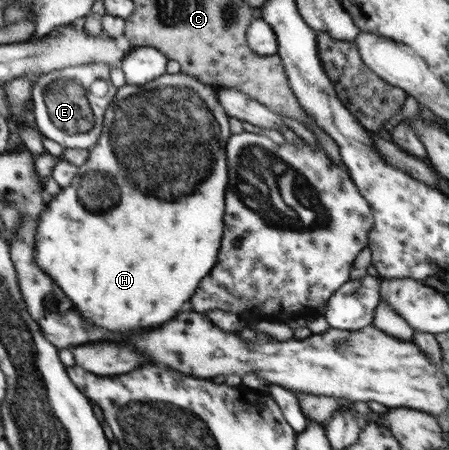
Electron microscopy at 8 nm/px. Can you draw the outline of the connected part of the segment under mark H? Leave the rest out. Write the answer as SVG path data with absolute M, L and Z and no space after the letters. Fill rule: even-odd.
M166 72L158 79L149 81L144 85L129 86L125 84L117 89L112 103L105 111L102 133L97 138L96 145L89 149L88 159L79 166L79 172L74 177L74 181L70 185L61 188L60 192L47 203L46 209L41 213L35 233L36 263L66 293L69 300L76 305L76 309L82 314L84 321L88 319L90 323L96 323L100 327L108 329L108 333L114 331L118 335L128 333L128 331L142 331L142 329L158 327L162 323L166 323L168 319L177 316L182 305L191 299L191 296L198 289L198 285L216 265L224 231L225 193L226 185L228 185L225 147L228 138L232 134L228 124L229 119L225 109L218 101L213 86L206 85L181 72L176 74ZM136 177L138 177L138 185L140 185L138 189L142 189L142 191L148 189L152 193L134 193L132 189L126 189L126 185L130 185L130 181L136 183ZM168 177L188 177L188 179L176 179L176 181L172 179L174 191L166 191Z

